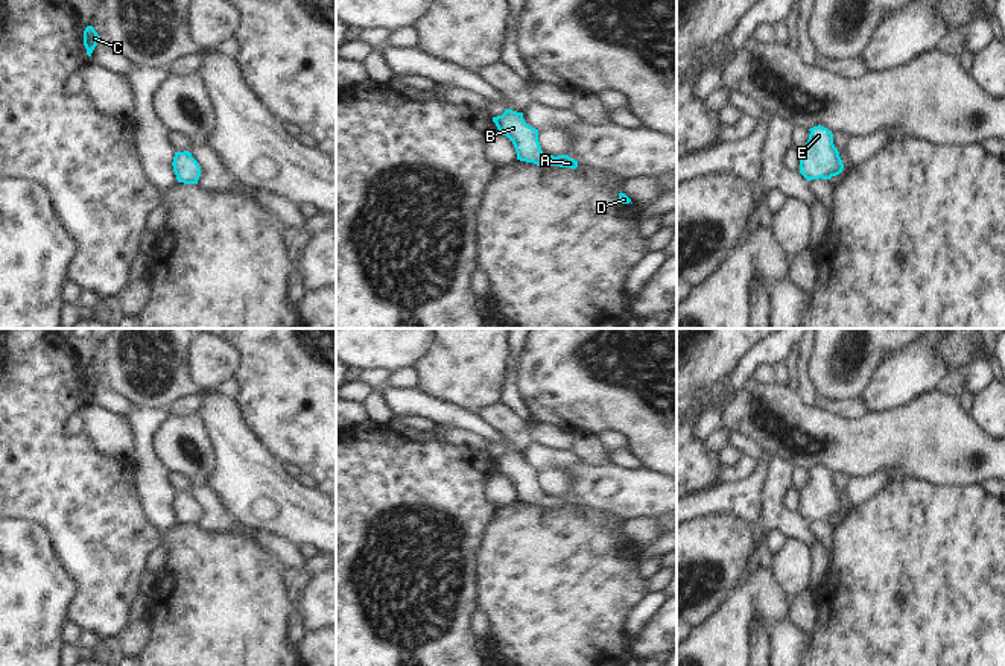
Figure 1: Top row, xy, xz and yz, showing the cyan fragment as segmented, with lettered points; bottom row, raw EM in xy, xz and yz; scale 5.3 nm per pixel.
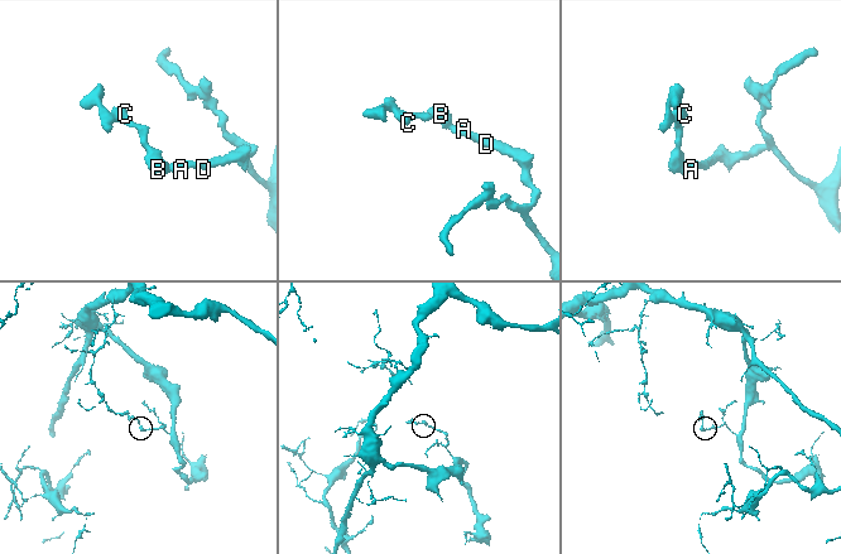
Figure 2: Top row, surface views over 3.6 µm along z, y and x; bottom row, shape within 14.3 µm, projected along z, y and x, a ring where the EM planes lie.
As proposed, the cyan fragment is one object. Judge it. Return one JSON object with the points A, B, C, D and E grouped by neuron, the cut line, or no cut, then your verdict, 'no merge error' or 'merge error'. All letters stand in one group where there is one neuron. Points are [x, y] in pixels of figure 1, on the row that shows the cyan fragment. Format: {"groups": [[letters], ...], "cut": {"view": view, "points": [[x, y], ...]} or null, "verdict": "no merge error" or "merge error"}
{"groups": [["A", "B", "C", "D", "E"]], "cut": null, "verdict": "no merge error"}

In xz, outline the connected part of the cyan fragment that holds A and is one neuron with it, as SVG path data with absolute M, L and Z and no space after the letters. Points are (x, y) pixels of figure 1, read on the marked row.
M505 109L502 116L493 117L493 122L499 132L512 141L517 160L537 166L578 167L578 161L572 160L569 155L553 157L544 154L538 141L538 129L534 129L525 122L523 113Z

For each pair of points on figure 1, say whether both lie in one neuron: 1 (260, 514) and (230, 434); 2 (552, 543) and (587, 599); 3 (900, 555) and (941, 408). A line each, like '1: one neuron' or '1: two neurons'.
1: one neuron
2: one neuron
3: two neurons

